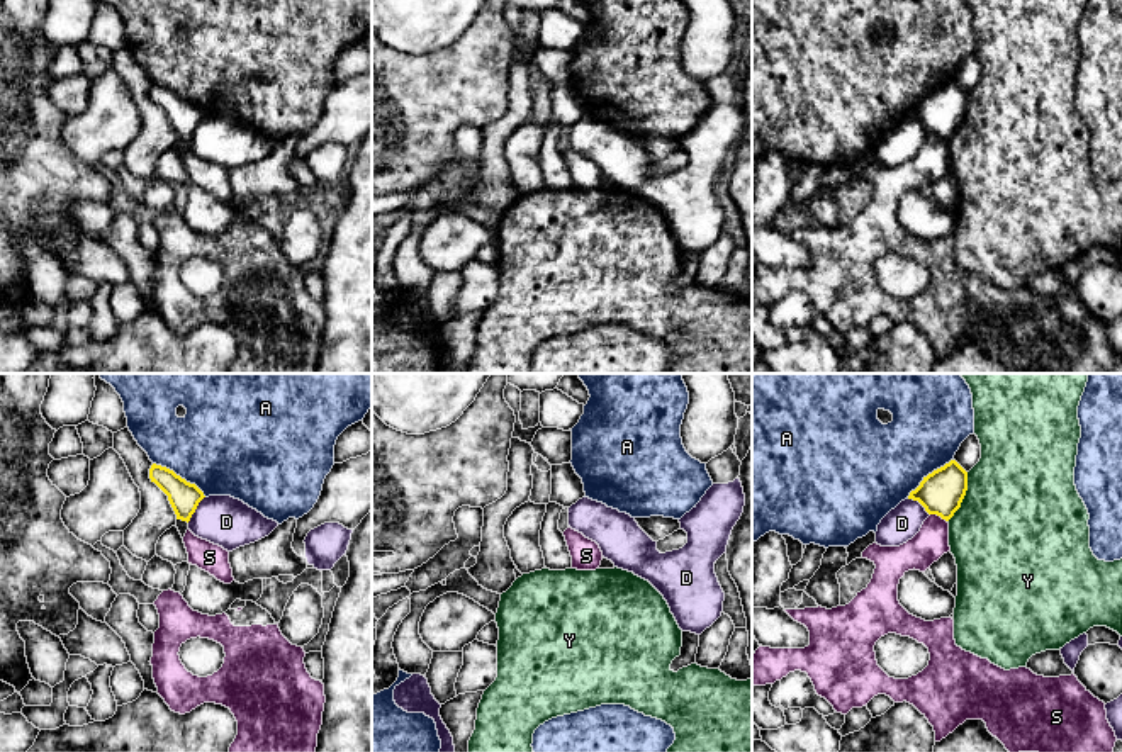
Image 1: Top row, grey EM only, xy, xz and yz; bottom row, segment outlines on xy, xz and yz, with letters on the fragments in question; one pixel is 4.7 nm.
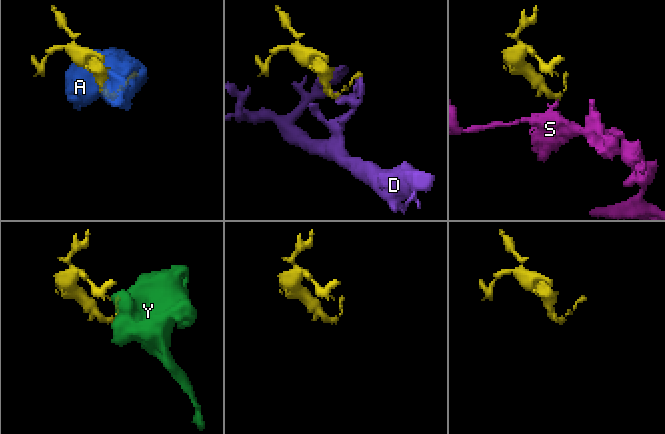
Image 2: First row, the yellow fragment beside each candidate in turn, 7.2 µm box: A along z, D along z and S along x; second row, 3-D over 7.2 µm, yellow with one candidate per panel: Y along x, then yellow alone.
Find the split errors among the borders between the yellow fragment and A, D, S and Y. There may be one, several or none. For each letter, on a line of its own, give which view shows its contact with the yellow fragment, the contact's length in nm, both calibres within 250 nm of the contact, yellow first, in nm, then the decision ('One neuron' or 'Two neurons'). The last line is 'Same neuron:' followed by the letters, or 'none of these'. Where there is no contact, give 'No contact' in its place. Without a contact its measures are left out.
A: Touches yellow in xy. Shared border 300 nm. Thickness 140 nm (yellow) against 440 nm. Two neurons
D: Touches yellow in xy. Shared border 150 nm. Thickness 140 nm (yellow) against 240 nm. Two neurons
S: Touches yellow in yz. Shared border 90 nm. Thickness 220 nm (yellow) against 160 nm. Two neurons
Y: Touches yellow in yz. Shared border 260 nm. Thickness 220 nm (yellow) against 500 nm. Two neurons
Same neuron: none of these

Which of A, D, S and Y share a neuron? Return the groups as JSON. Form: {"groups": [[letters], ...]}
{"groups": [["A"], ["D"], ["S"], ["Y"]]}

